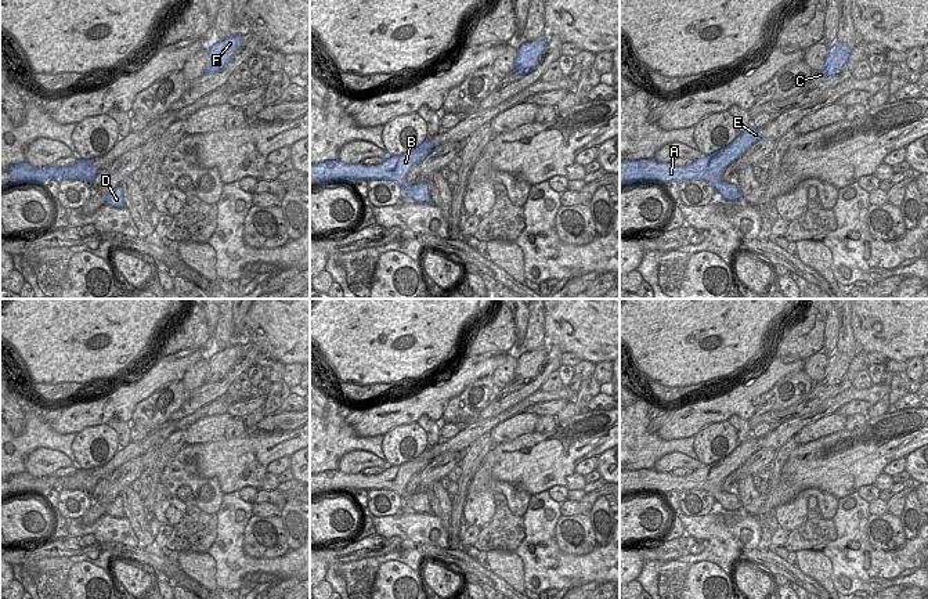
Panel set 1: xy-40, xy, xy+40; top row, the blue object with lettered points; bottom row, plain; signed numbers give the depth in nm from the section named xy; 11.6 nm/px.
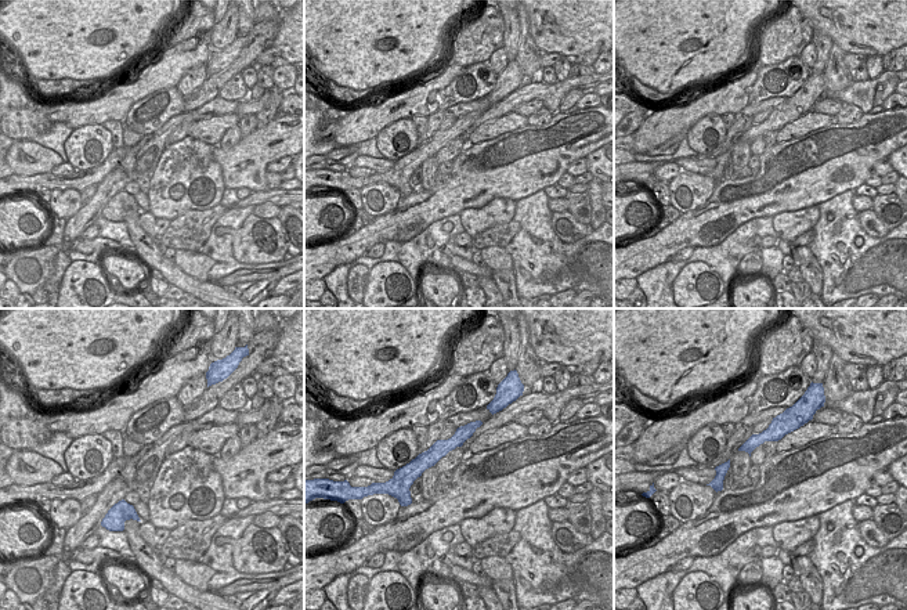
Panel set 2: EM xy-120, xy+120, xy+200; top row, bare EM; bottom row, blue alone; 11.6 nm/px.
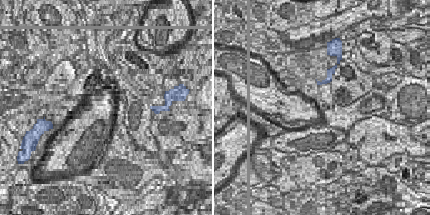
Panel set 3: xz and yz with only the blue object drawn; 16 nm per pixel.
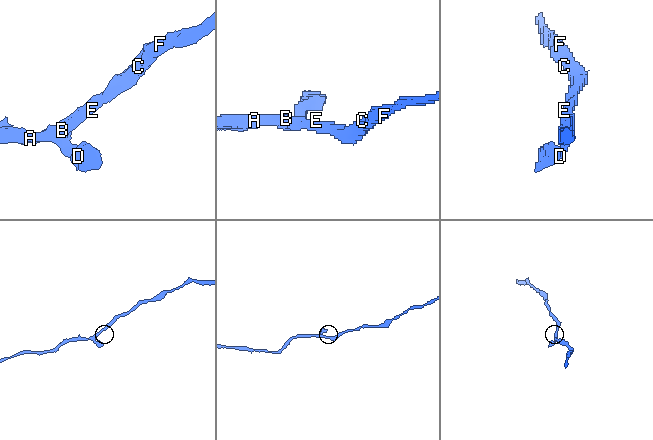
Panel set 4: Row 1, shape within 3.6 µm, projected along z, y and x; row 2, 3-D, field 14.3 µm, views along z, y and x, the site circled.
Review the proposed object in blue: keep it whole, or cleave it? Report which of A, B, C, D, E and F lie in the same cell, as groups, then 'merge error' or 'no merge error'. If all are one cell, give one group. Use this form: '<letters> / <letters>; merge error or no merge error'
A B C D E F; no merge error

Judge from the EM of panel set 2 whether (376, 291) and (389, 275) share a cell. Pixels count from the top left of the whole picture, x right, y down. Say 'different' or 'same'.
same

